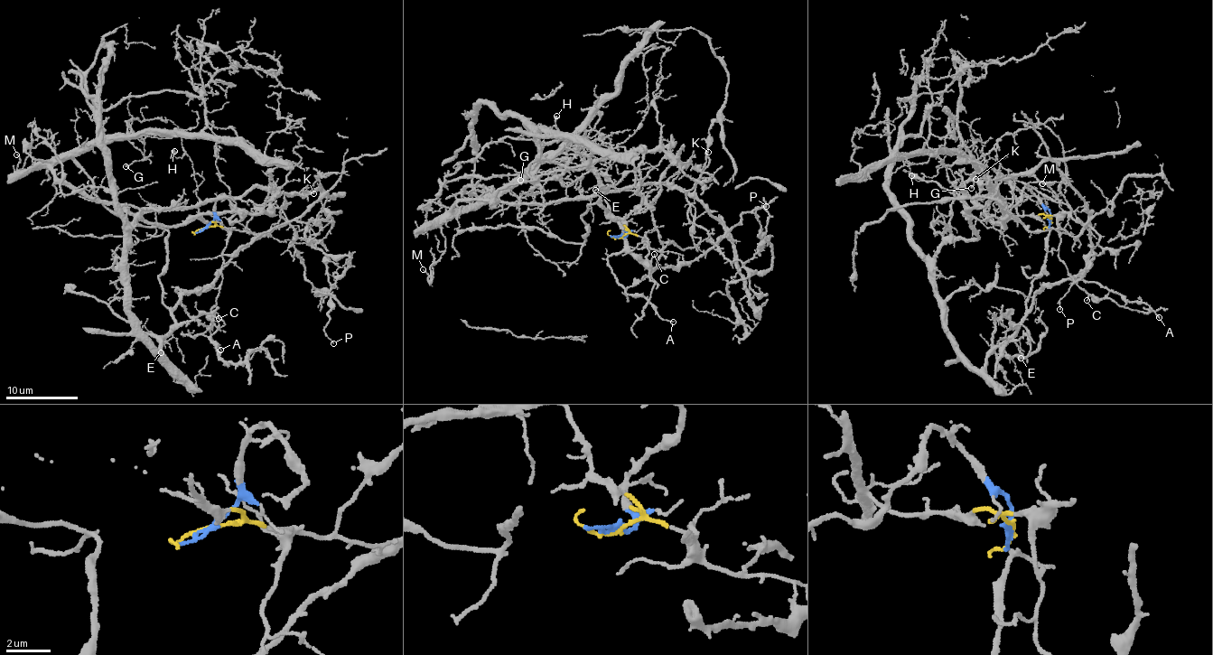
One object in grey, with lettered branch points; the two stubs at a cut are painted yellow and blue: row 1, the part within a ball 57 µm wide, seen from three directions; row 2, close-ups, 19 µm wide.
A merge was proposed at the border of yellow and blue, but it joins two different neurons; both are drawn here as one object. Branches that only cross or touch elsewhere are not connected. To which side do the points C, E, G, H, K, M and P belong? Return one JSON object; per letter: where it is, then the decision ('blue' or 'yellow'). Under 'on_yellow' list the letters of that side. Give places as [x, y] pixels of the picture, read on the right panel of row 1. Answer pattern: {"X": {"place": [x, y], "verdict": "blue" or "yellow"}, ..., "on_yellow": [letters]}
{"C": {"place": [1087, 300], "verdict": "yellow"}, "E": {"place": [1021, 358], "verdict": "blue"}, "G": {"place": [971, 188], "verdict": "yellow"}, "H": {"place": [911, 175], "verdict": "yellow"}, "K": {"place": [975, 179], "verdict": "yellow"}, "M": {"place": [1042, 183], "verdict": "yellow"}, "P": {"place": [1059, 309], "verdict": "yellow"}, "on_yellow": ["C", "G", "H", "K", "M", "P"]}

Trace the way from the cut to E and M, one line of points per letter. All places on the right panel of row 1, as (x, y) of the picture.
E: (1049, 220), (1026, 188), (936, 255), (959, 355), (978, 369), (1011, 338), (1020, 358)
M: (1051, 220), (1012, 216), (1004, 210), (1003, 229), (985, 215), (993, 200), (1051, 196), (1049, 187), (1041, 182)

